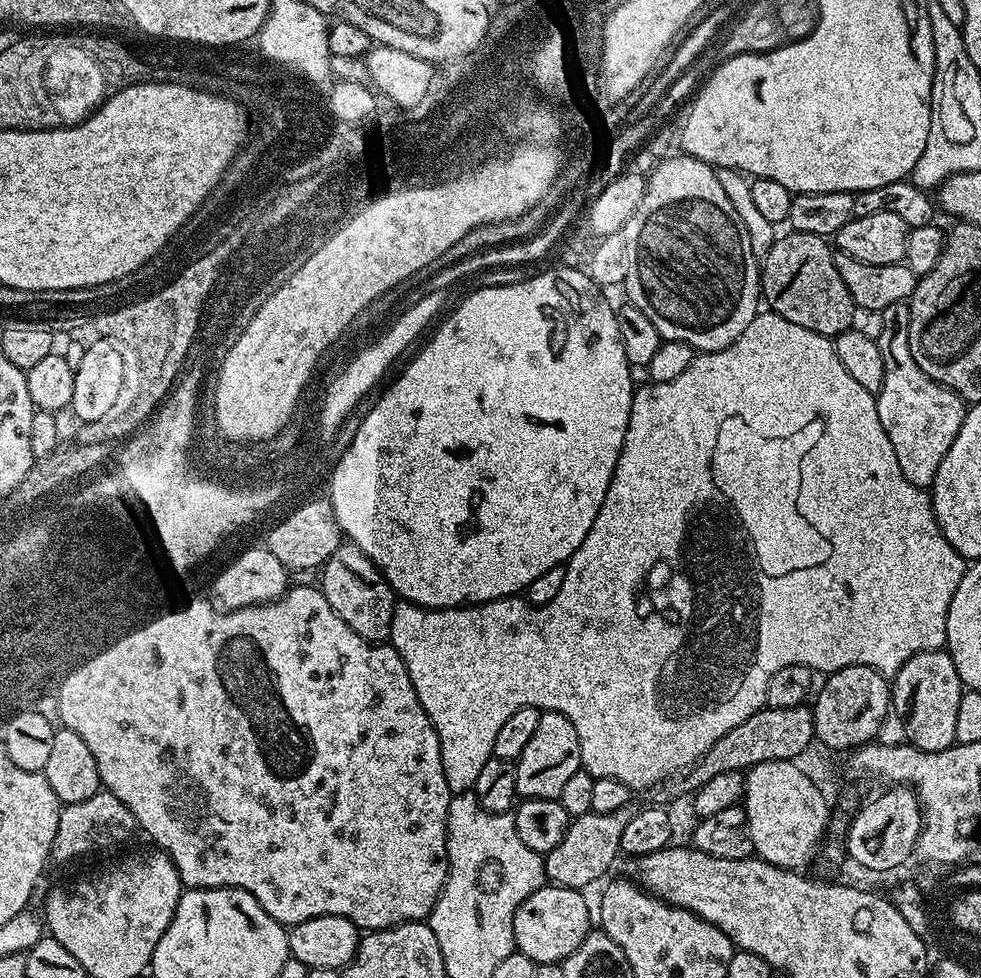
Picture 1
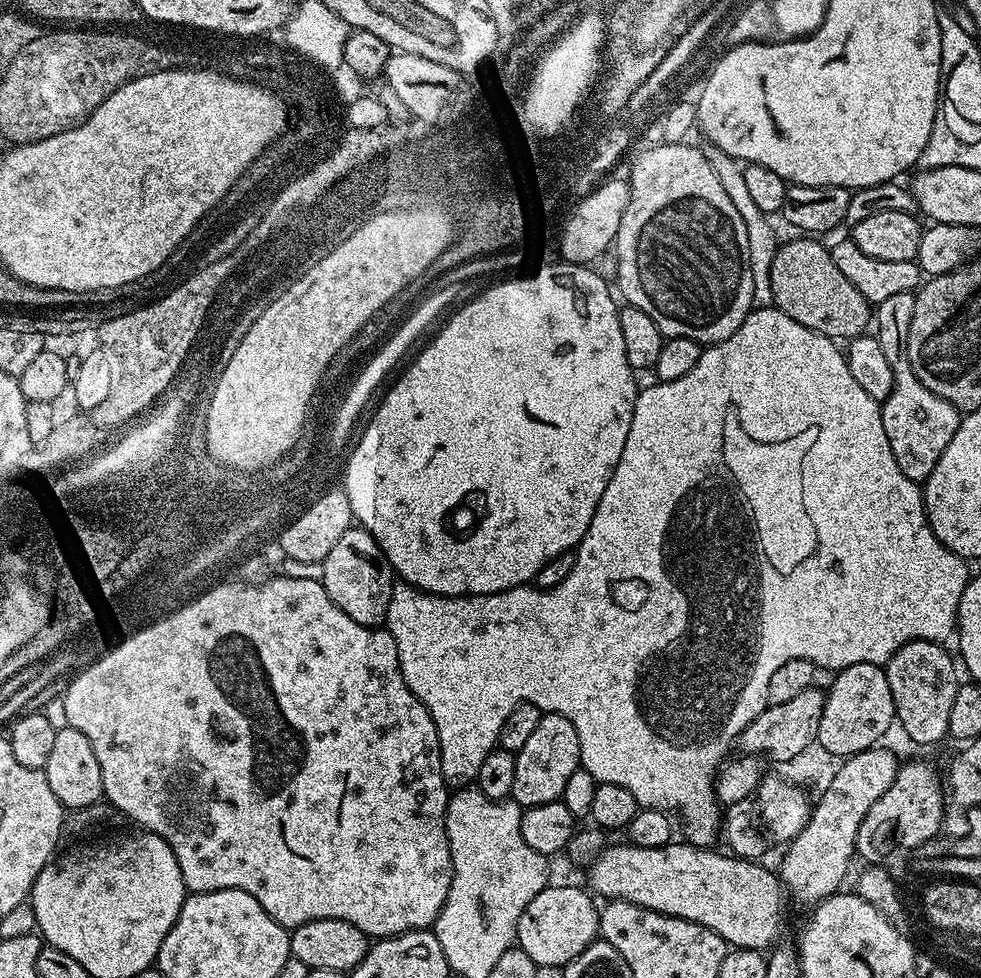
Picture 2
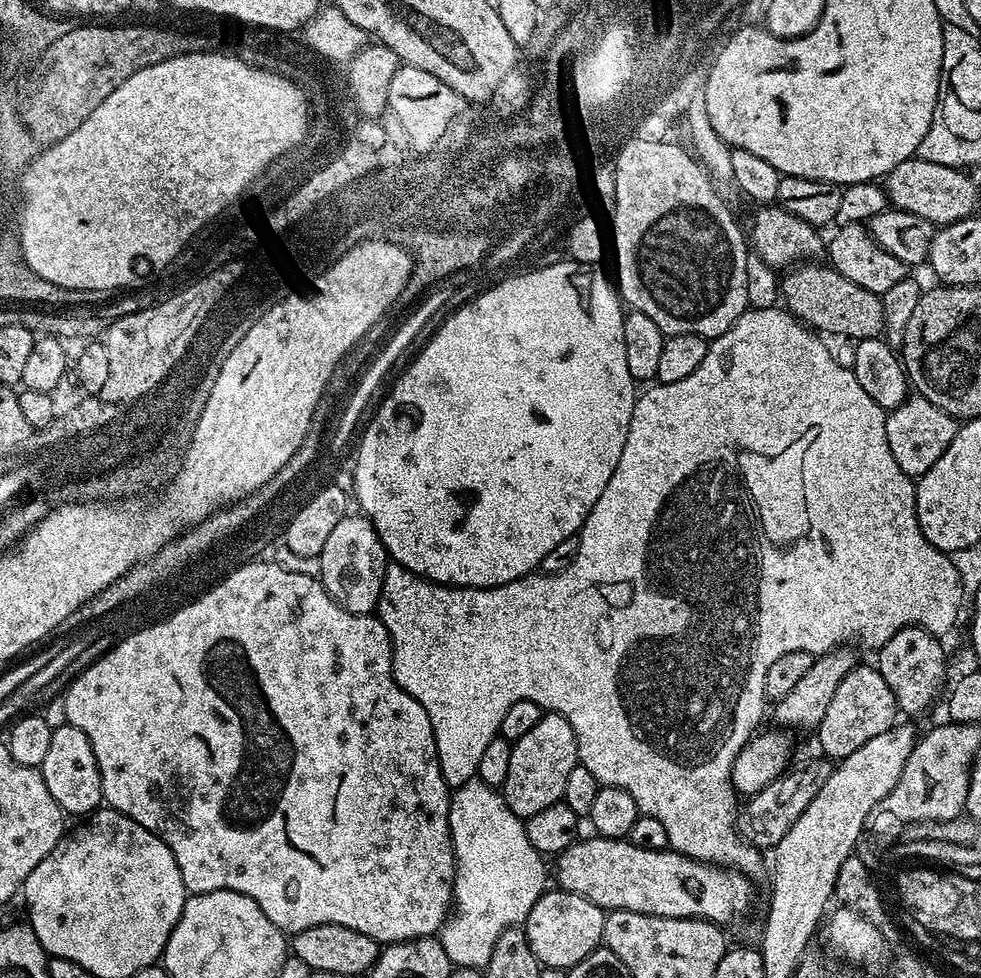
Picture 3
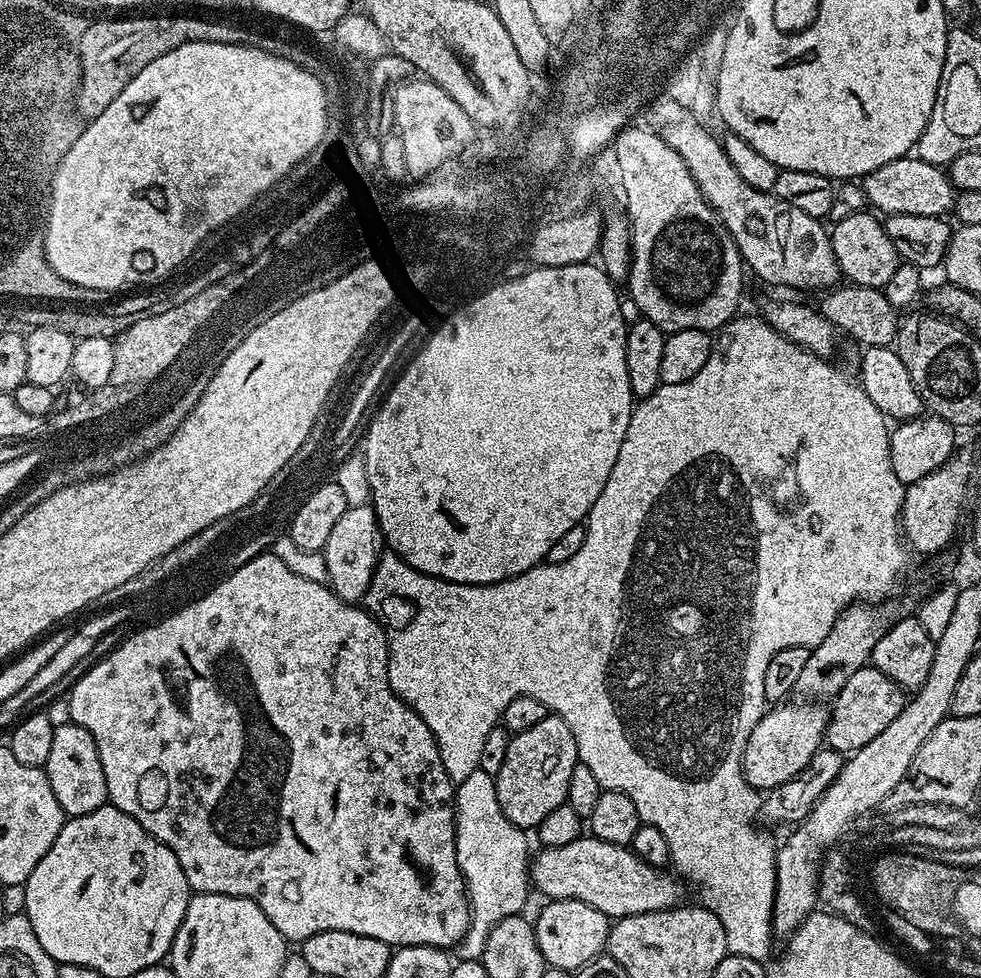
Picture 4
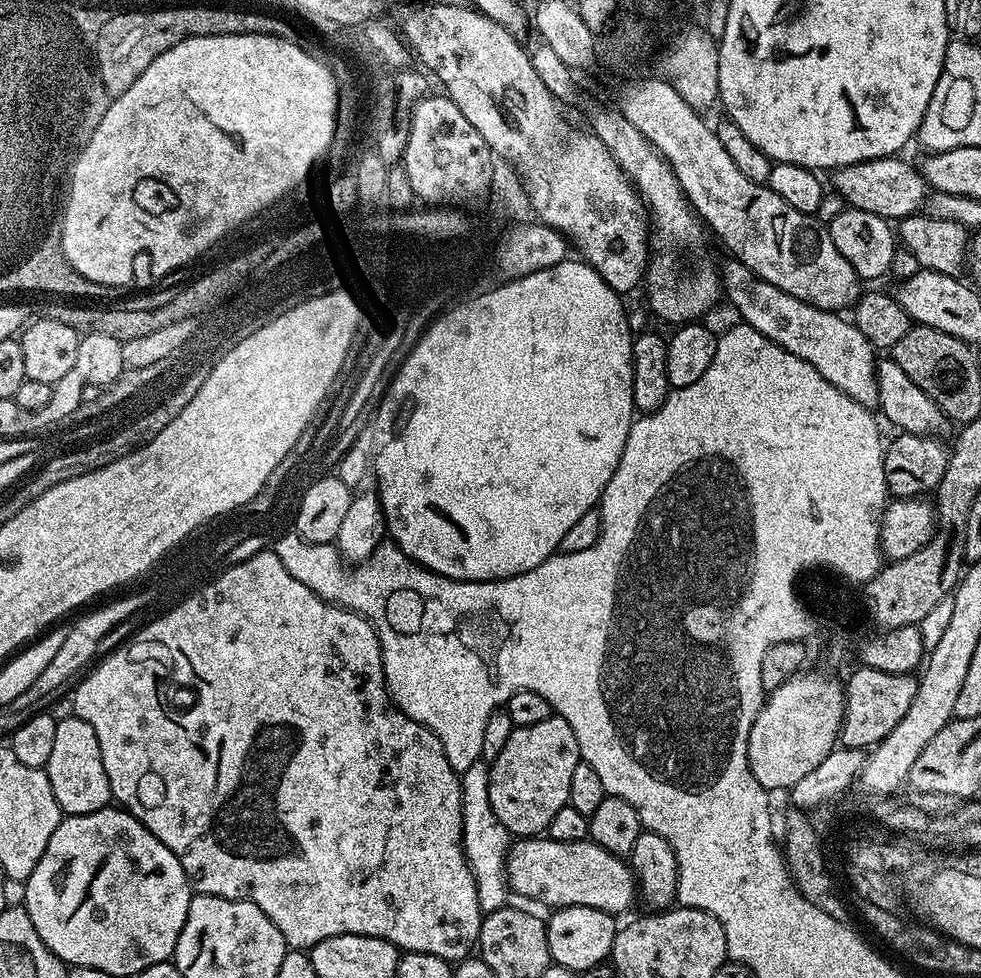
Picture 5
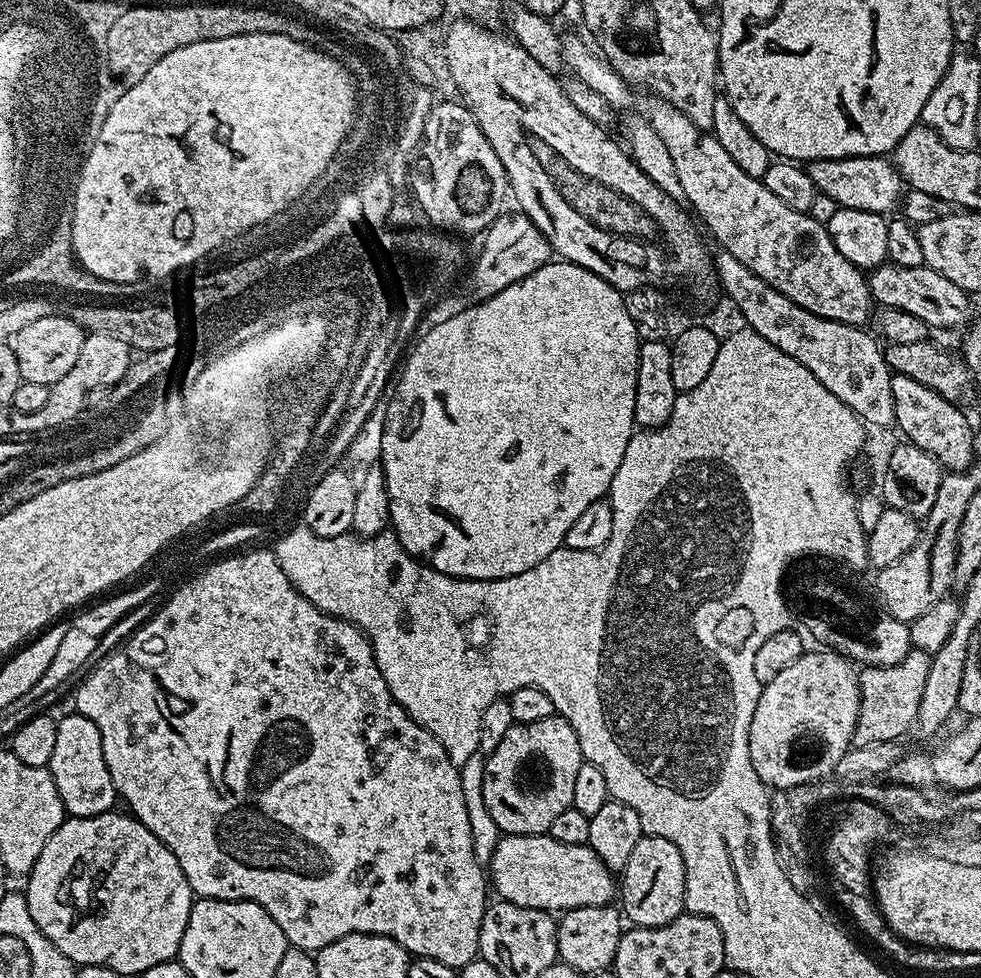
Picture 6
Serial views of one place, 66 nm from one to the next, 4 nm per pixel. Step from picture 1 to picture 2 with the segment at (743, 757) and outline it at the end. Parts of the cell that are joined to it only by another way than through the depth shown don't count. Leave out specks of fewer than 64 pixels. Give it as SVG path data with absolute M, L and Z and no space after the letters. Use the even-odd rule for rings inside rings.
M813 686L802 690L795 698L790 698L790 702L781 704L769 704L742 730L742 734L735 742L737 749L745 756L758 756L783 762L786 759L797 756L810 743L816 742L818 734L818 722L822 722L822 706L824 705L825 693Z

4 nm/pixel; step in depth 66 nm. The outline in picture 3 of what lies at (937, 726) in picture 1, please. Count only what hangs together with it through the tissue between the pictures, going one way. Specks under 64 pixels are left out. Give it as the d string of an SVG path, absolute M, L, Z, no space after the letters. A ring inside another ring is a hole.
M920 625L896 631L890 641L878 650L878 670L886 678L886 686L896 699L897 709L908 716L920 716L945 691L944 648L941 639L924 630Z

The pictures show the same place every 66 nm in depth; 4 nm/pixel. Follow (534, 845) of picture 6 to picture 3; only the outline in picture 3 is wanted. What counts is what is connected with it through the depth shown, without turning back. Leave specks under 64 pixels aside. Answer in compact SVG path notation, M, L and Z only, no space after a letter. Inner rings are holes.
M589 835L589 840L577 839L565 852L555 857L554 880L565 892L573 892L594 906L605 910L630 910L647 916L662 918L682 918L683 920L707 920L709 924L729 926L740 920L752 904L753 881L730 868L721 868L715 864L703 864L701 860L692 860L681 852L659 848L650 850L634 846L627 840L608 840L604 836Z

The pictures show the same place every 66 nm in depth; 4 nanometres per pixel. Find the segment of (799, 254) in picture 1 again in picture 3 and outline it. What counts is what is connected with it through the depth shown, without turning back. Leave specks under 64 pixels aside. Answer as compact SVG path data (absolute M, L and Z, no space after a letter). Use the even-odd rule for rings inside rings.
M800 262L789 267L779 281L778 292L782 297L783 307L797 321L803 322L817 333L849 336L852 342L874 340L883 333L881 297L870 290L862 290L862 286L854 286L850 278L842 278L842 274L838 274L827 263Z

